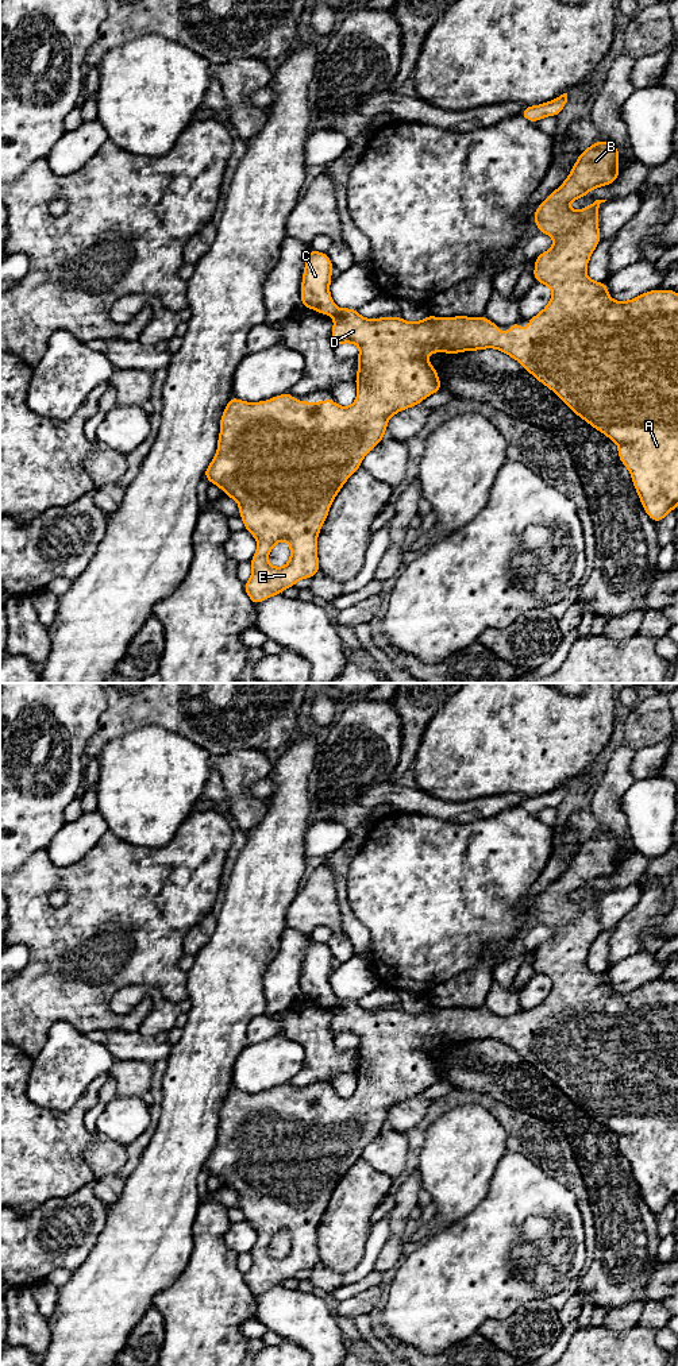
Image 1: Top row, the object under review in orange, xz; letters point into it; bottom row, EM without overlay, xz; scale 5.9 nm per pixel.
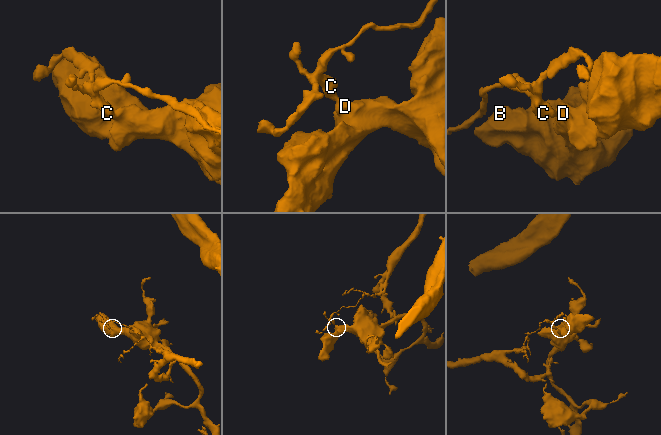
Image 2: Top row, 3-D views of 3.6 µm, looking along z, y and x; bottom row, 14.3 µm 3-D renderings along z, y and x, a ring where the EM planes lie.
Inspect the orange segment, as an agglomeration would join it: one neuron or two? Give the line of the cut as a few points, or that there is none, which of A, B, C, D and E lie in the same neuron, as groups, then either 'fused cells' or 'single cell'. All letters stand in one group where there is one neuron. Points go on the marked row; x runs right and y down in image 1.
xz (338, 309), (332, 316) | A B D E / C | fused cells

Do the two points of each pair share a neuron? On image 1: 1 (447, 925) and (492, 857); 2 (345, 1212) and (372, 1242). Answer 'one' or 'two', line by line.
1: one
2: two

